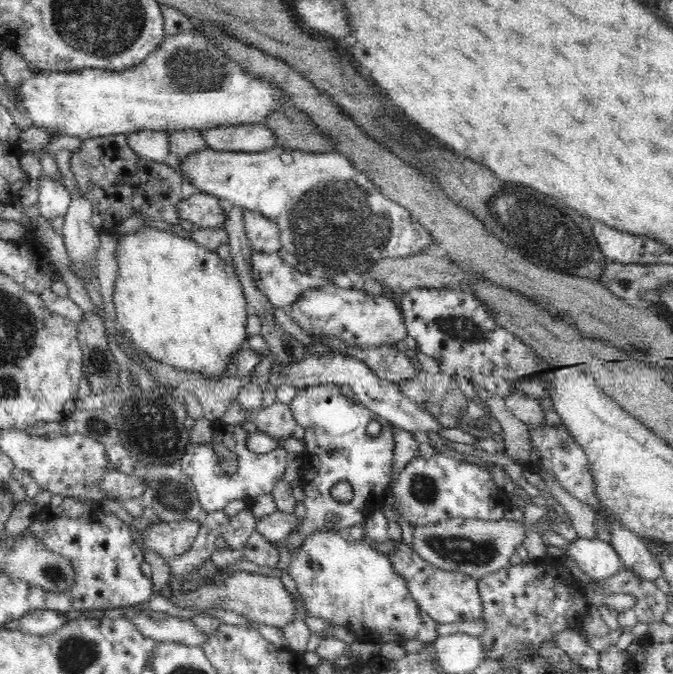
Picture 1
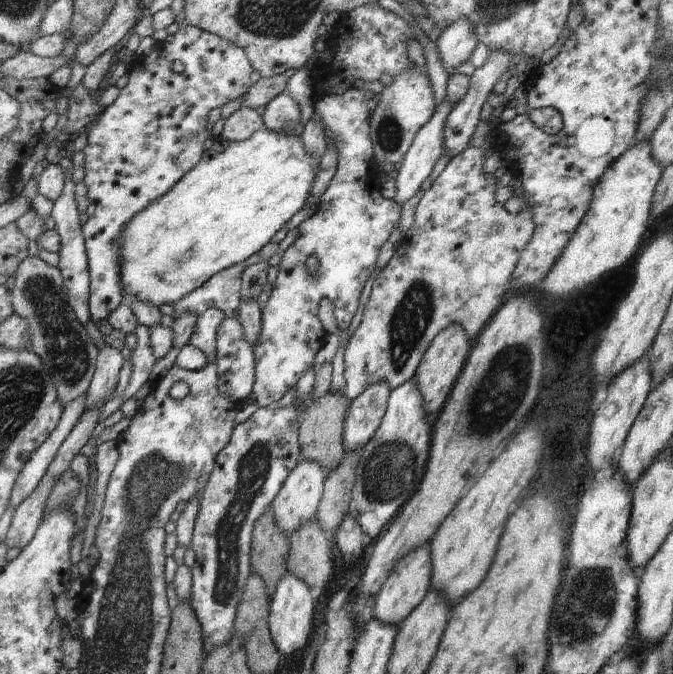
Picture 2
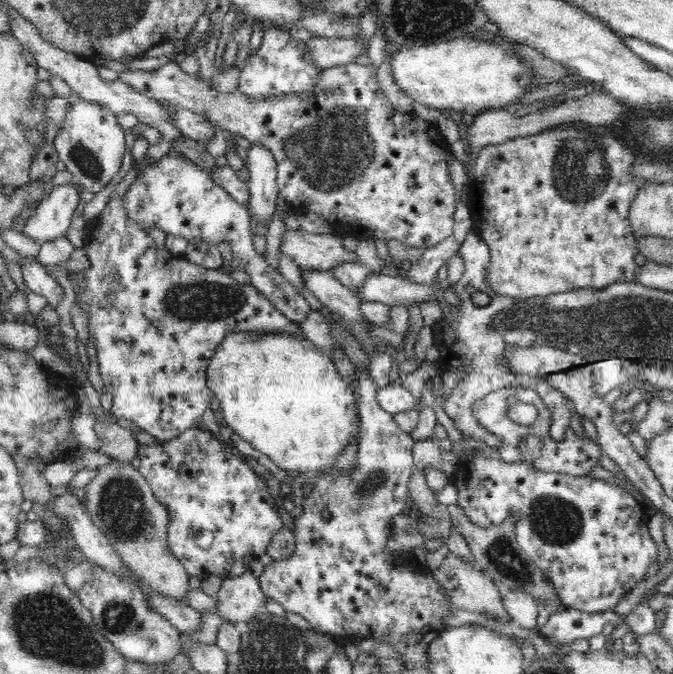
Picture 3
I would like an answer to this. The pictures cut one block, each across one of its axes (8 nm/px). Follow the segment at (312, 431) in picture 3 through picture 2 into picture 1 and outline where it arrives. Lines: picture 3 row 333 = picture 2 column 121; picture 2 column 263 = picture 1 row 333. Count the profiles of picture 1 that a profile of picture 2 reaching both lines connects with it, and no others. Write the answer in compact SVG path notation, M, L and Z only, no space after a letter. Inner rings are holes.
M140 227L134 234L119 236L114 257L119 269L113 294L116 324L126 329L135 348L171 368L196 372L206 378L226 375L230 358L248 341L247 298L235 269L226 264L218 253L202 247L191 238L156 227Z

